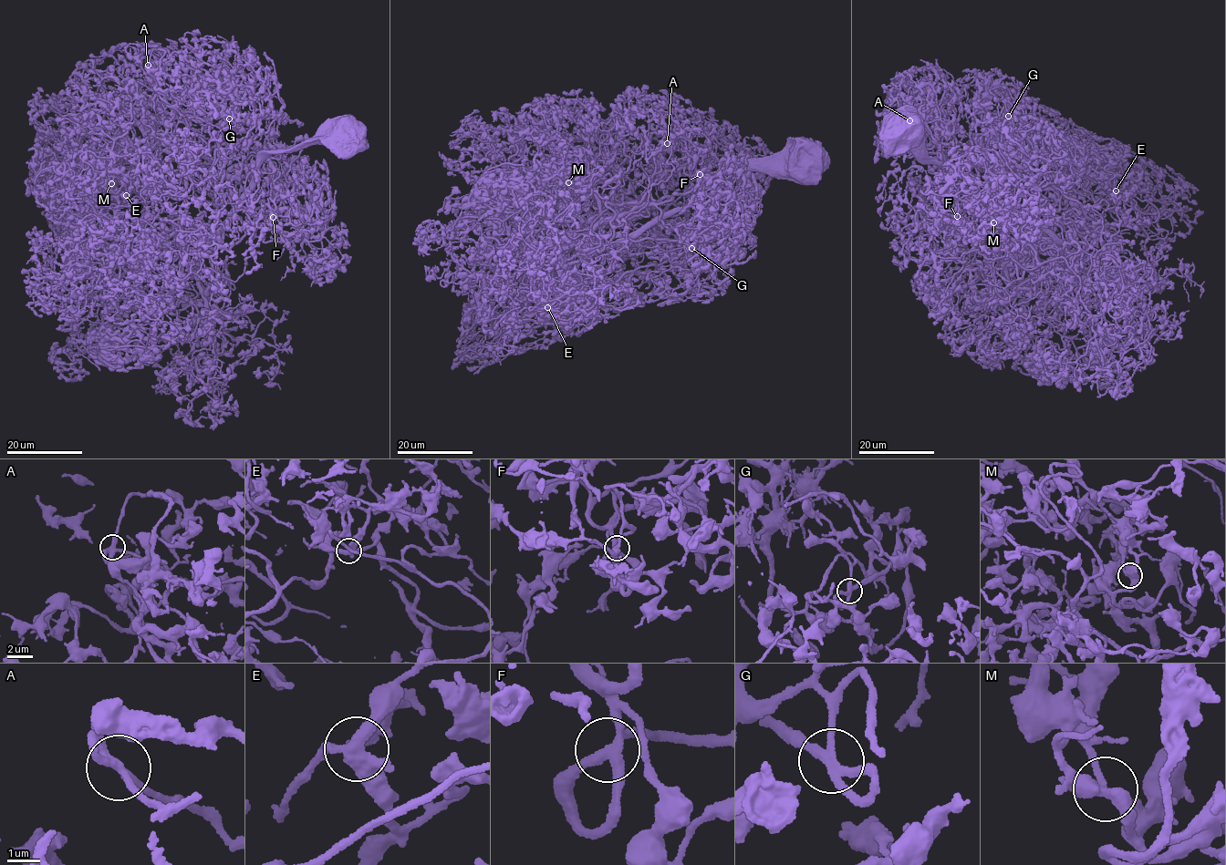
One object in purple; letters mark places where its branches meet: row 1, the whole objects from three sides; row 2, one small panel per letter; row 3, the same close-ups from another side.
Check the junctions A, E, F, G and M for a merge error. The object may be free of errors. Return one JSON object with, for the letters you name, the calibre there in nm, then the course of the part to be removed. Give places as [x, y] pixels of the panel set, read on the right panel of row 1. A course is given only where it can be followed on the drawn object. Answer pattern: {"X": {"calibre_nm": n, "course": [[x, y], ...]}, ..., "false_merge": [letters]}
{"false_merge": []}

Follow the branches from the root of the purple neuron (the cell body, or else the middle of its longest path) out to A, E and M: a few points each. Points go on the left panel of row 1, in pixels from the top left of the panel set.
A: (337, 135), (264, 156), (197, 248), (183, 233), (205, 244), (216, 221), (218, 146), (148, 65)
E: (337, 135), (268, 152), (219, 229), (173, 258), (158, 238), (102, 224), (103, 200), (126, 196)
M: (337, 135), (268, 152), (219, 229), (193, 246), (150, 244), (142, 236), (145, 206), (119, 216), (111, 183)

